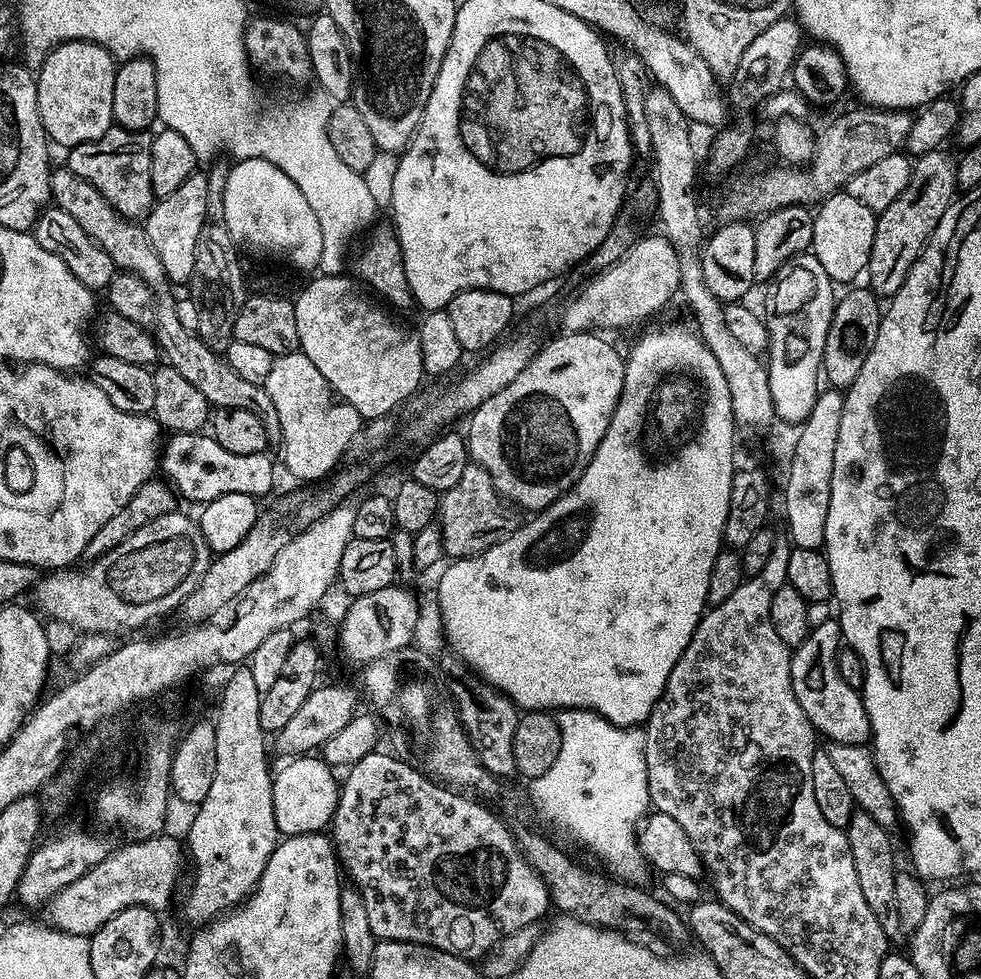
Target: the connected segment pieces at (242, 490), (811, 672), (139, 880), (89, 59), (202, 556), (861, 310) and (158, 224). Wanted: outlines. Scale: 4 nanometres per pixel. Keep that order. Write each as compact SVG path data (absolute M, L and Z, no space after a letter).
M203 431L177 432L167 437L158 464L162 472L164 468L167 483L183 499L185 496L188 500L197 500L197 505L203 506L226 494L248 494L262 498L276 484L276 468L270 457L268 452L230 454L230 450L222 450L216 439Z
M833 618L822 622L822 626L811 629L807 638L792 652L792 665L790 666L790 678L794 686L794 698L798 698L798 706L810 718L813 728L821 737L825 736L825 741L833 744L862 744L867 745L872 738L872 727L870 718L866 714L864 697L859 691L850 686L846 686L842 675L838 670L836 656L842 647L842 633L840 631L839 619Z
M169 834L149 836L146 840L132 840L120 849L109 851L98 866L94 866L78 882L70 882L54 898L43 905L43 919L60 932L91 937L107 920L127 908L161 910L172 900L176 883L180 880L180 867L185 867L186 852Z
M68 40L64 44L53 47L35 73L38 114L42 118L44 134L53 145L61 144L61 149L67 150L79 144L94 142L114 127L112 107L114 106L114 78L117 67L118 61L108 49L89 40Z
M177 510L154 518L154 522L142 526L97 560L85 563L85 568L69 566L41 575L34 589L34 597L40 603L39 611L45 617L70 622L81 633L128 632L131 628L140 628L143 624L174 611L175 608L177 611L183 605L184 599L198 586L209 563L210 551L199 523L193 517L191 520L183 510Z
M849 287L845 291L849 292L835 301L833 320L826 336L822 376L825 381L828 379L832 383L829 385L836 390L847 390L854 378L858 378L858 370L862 370L862 362L866 362L870 346L874 346L874 338L878 338L878 326L882 315L881 301L871 288L856 287Z
M197 170L190 178L186 178L182 186L178 186L178 190L174 190L174 194L159 197L143 221L150 246L154 246L169 281L191 281L196 261L198 230L202 230L202 222L206 218L207 193L208 177L203 171Z

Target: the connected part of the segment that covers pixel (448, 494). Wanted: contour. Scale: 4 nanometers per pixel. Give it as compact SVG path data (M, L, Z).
M469 462L466 470L462 470L462 478L458 478L458 483L440 496L438 525L444 551L452 558L476 556L500 540L509 539L522 523L522 516L519 515L521 513L497 492L484 467Z

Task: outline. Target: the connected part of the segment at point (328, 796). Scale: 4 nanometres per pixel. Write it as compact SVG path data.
M305 754L287 761L288 764L281 772L277 771L272 778L272 793L274 794L274 822L277 833L284 836L297 836L307 832L318 832L327 829L336 813L336 803L340 797L340 784L338 776L334 773L333 765L316 754Z

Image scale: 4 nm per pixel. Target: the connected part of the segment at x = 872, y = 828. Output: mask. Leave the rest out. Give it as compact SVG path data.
M859 810L853 811L846 829L850 842L850 854L854 858L854 871L858 873L858 886L870 905L874 918L878 918L878 926L888 936L889 941L896 942L902 936L898 922L898 909L894 899L894 882L898 865L896 865L896 852L892 849L892 840L889 829L878 826L870 814Z

